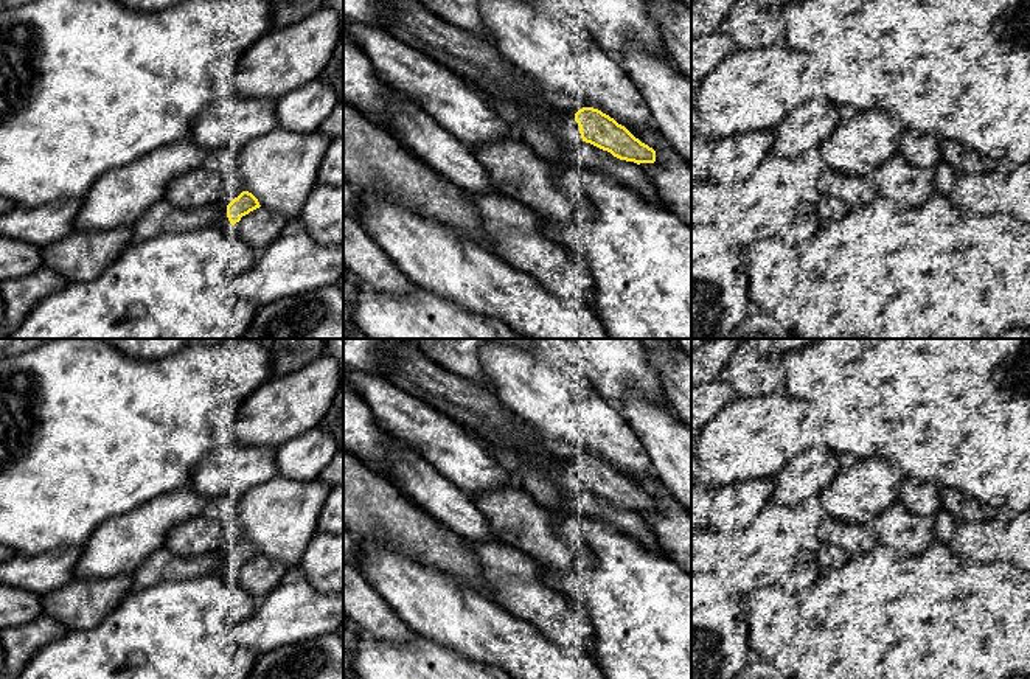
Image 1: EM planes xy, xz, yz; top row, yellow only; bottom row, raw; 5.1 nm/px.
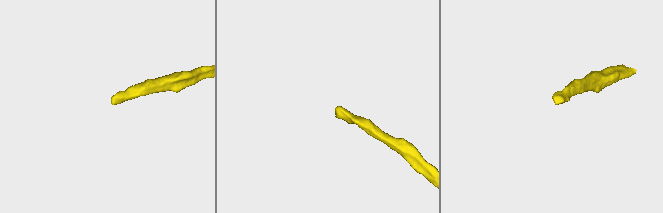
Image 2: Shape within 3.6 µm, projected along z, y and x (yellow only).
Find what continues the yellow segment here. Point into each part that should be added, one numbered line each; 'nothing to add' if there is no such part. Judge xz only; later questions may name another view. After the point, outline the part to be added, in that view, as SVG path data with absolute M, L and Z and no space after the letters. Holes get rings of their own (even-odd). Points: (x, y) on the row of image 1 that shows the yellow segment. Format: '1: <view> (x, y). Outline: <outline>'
1: xz (563, 125). Outline: M555 112L550 123L553 134L564 143L578 145L583 141L575 115Z

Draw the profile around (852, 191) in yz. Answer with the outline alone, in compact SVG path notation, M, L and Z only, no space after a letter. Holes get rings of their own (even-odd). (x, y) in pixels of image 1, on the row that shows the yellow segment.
M822 171L819 191L825 199L840 200L847 210L867 207L876 199L870 180Z

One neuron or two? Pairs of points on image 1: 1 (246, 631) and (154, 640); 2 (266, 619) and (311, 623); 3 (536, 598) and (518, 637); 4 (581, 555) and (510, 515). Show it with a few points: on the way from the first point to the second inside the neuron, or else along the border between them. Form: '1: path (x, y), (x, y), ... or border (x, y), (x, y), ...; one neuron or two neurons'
1: border (257, 603), (235, 628), (235, 637), (258, 654); two neurons
2: path (277, 619), (300, 619); one neuron
3: border (494, 602), (535, 625), (555, 644); two neurons
4: path (564, 555), (546, 546), (527, 527); one neuron

